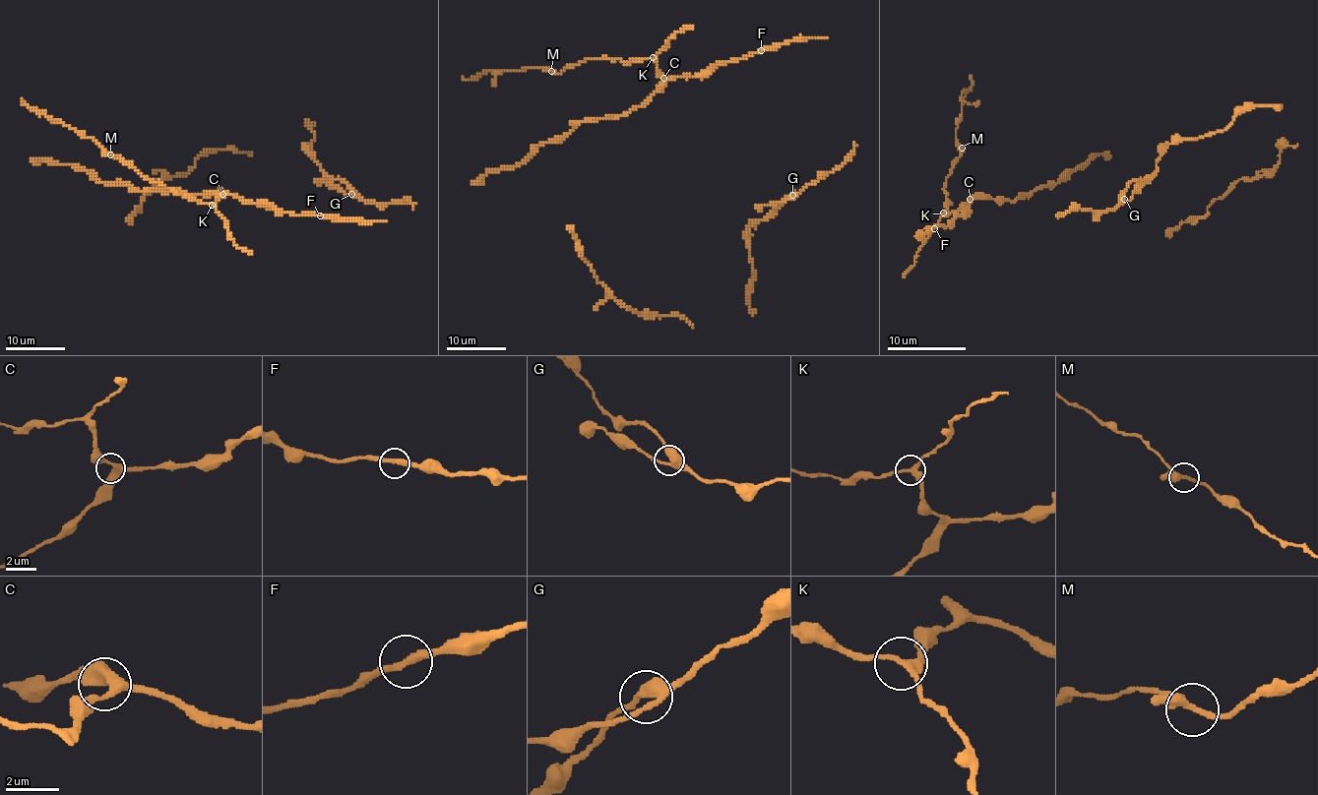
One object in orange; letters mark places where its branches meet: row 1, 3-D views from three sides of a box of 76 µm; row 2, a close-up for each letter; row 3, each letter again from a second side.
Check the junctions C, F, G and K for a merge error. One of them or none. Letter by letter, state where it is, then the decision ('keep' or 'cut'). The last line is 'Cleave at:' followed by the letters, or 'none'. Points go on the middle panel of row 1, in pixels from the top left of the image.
C: at (663, 78); keep
F: at (761, 50); keep
G: at (792, 195); keep
K: at (653, 57); cut
Cleave at: K

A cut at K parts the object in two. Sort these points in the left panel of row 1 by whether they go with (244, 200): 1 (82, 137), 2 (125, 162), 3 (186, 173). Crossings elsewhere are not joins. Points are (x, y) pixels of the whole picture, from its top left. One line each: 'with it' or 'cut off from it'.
1: cut off from it
2: cut off from it
3: with it

